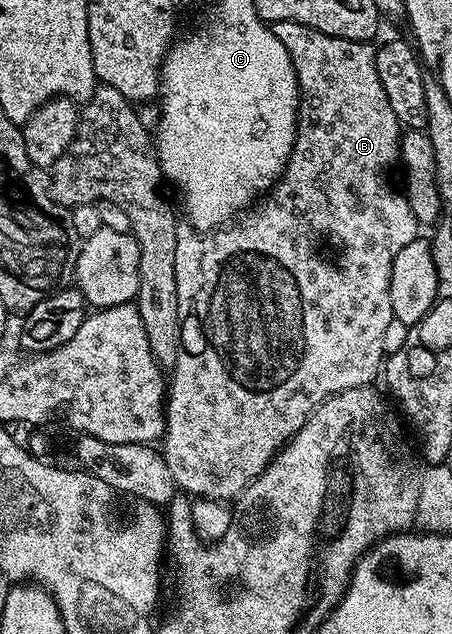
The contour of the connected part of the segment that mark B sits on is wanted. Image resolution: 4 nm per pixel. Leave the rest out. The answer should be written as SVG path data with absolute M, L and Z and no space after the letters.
M275 23L272 24L272 29L279 37L279 41L283 41L283 45L287 49L287 53L293 62L293 68L297 74L297 87L301 91L301 105L297 108L297 136L293 142L291 149L291 157L285 166L285 172L281 174L281 178L277 180L275 186L264 196L263 201L256 205L250 206L248 210L236 216L235 221L230 222L224 227L218 227L216 231L202 233L196 231L188 221L181 221L177 224L177 240L175 241L175 281L177 282L177 296L179 297L179 325L181 326L181 344L179 345L179 353L177 360L173 362L171 368L171 378L167 383L167 402L165 405L165 438L163 440L163 454L167 461L167 469L171 469L173 474L174 484L178 488L184 489L190 496L204 497L206 500L214 501L229 501L241 494L250 483L260 474L266 466L272 462L274 456L282 447L292 438L294 434L301 428L301 424L308 418L310 412L316 410L318 406L330 395L335 395L343 390L359 389L360 387L368 387L374 382L372 380L378 378L379 372L383 367L383 360L386 358L385 350L383 349L383 337L387 330L387 325L391 325L393 318L391 307L391 271L392 262L395 257L399 256L411 241L418 238L419 224L415 213L411 213L411 205L405 200L405 192L400 186L393 184L393 167L398 166L401 157L401 137L403 128L400 121L395 117L395 112L391 109L391 105L387 101L387 92L383 90L383 81L379 81L379 69L375 69L375 57L377 56L377 47L372 42L360 43L359 41L351 41L343 37L331 37L327 33L319 33L310 27L304 27L298 23Z

